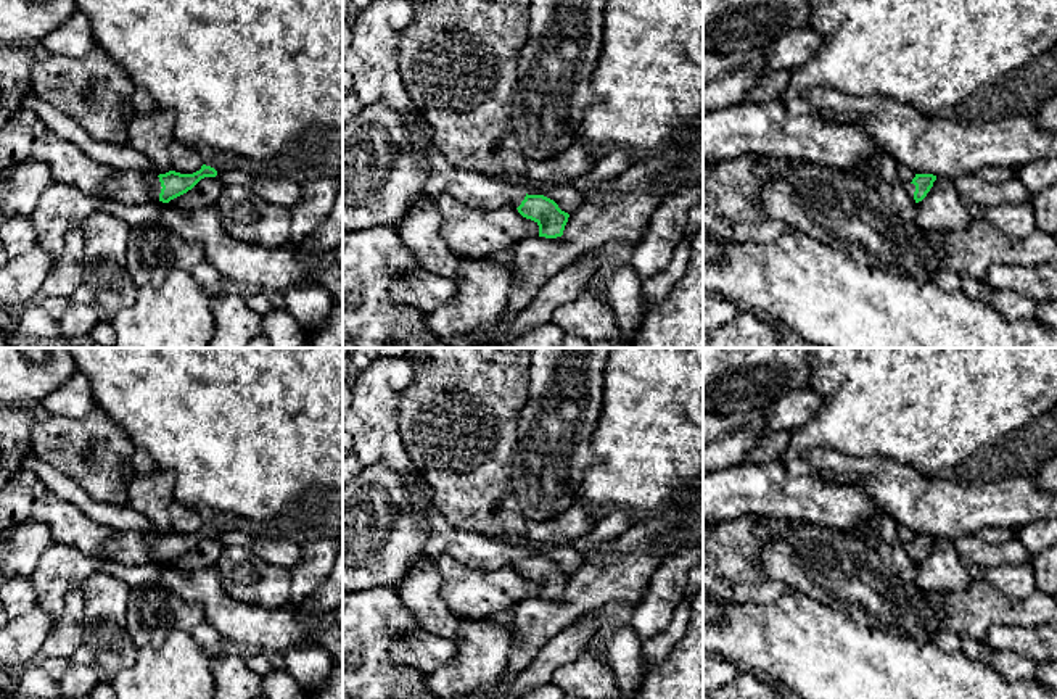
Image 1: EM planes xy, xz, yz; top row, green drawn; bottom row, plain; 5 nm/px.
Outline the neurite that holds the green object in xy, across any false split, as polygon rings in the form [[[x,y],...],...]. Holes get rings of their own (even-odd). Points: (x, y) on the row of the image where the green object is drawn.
[[[206,164],[193,174],[169,171],[156,176],[135,169],[117,171],[101,185],[101,195],[129,206],[150,201],[169,203],[191,190],[201,179],[216,176],[217,171]]]

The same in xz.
[[[418,132],[412,142],[422,150],[418,159],[430,159],[423,195],[447,193],[455,200],[476,208],[515,206],[518,213],[539,225],[539,237],[563,235],[570,214],[544,195],[528,195],[521,187],[491,179],[478,172],[450,168],[438,153],[433,135]]]

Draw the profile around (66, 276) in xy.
[[[80,225],[66,235],[63,251],[40,287],[43,296],[69,298],[82,285],[84,250],[85,238]]]

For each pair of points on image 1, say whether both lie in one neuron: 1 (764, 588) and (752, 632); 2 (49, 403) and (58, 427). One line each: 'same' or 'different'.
1: different
2: different

